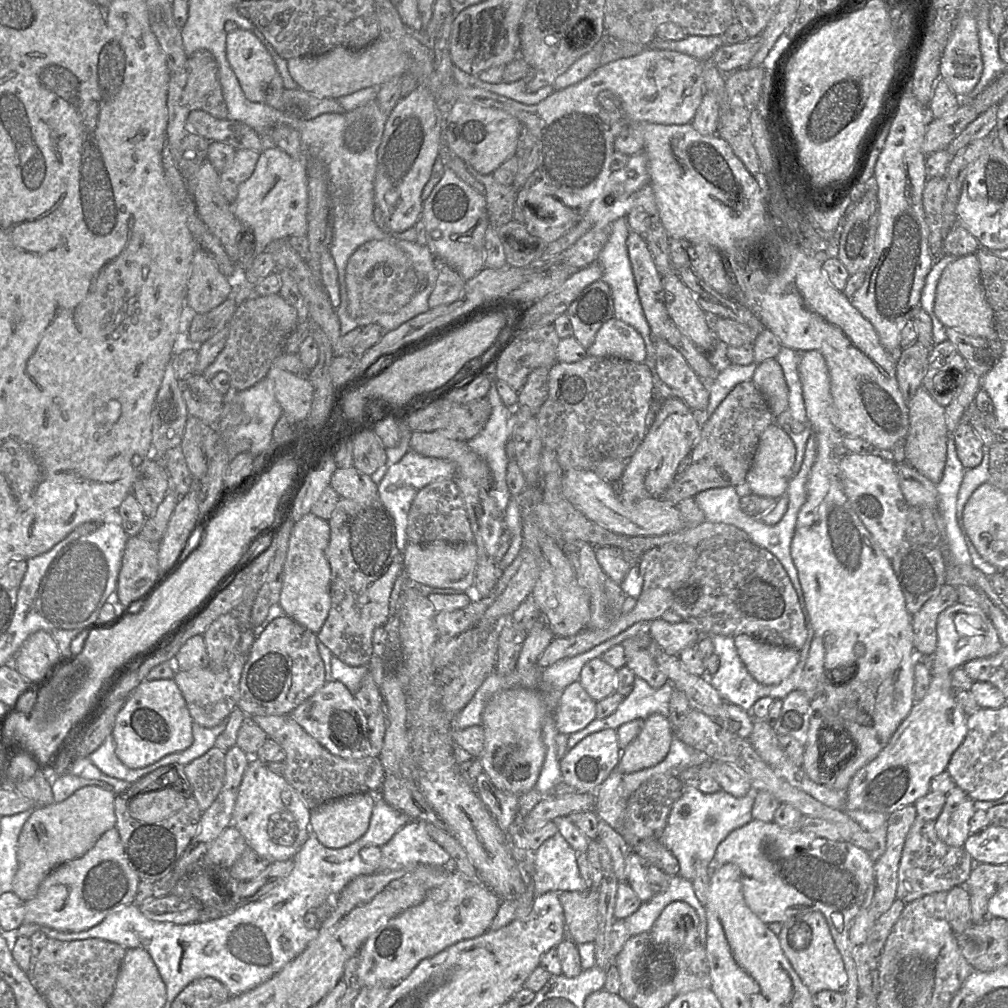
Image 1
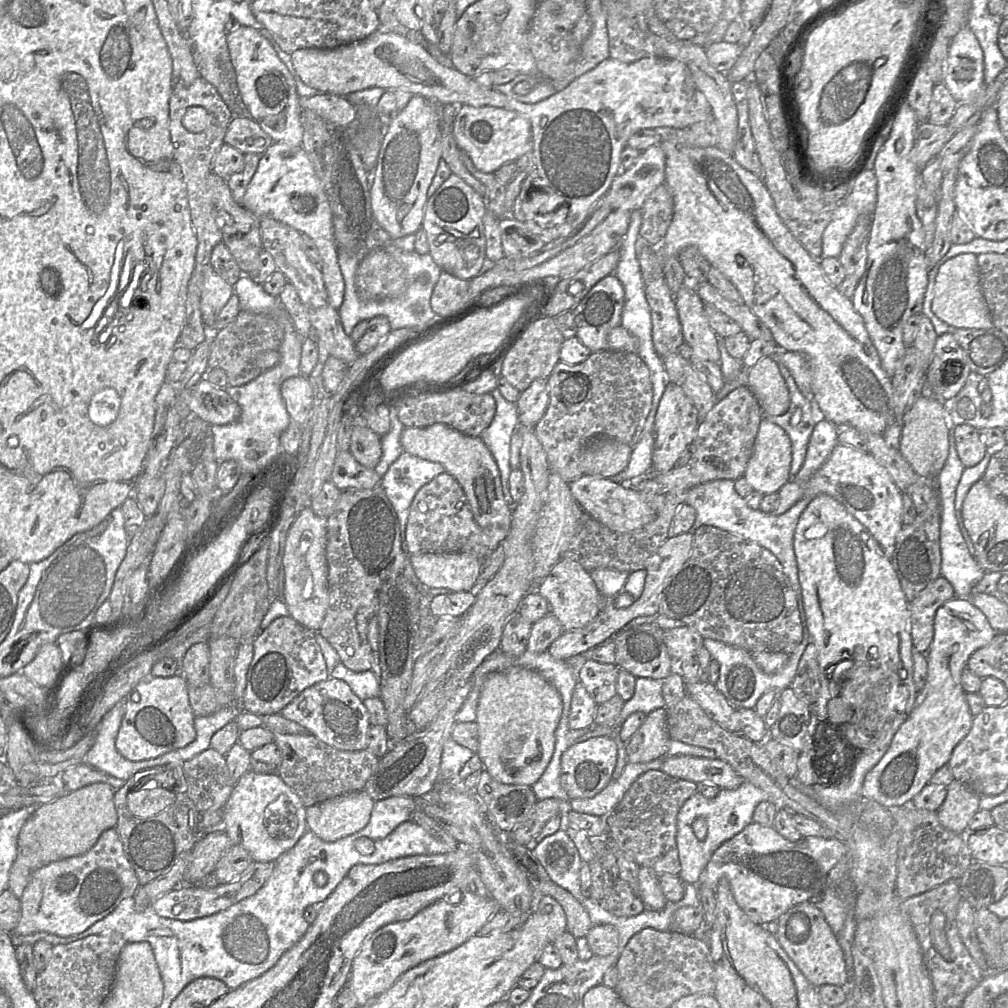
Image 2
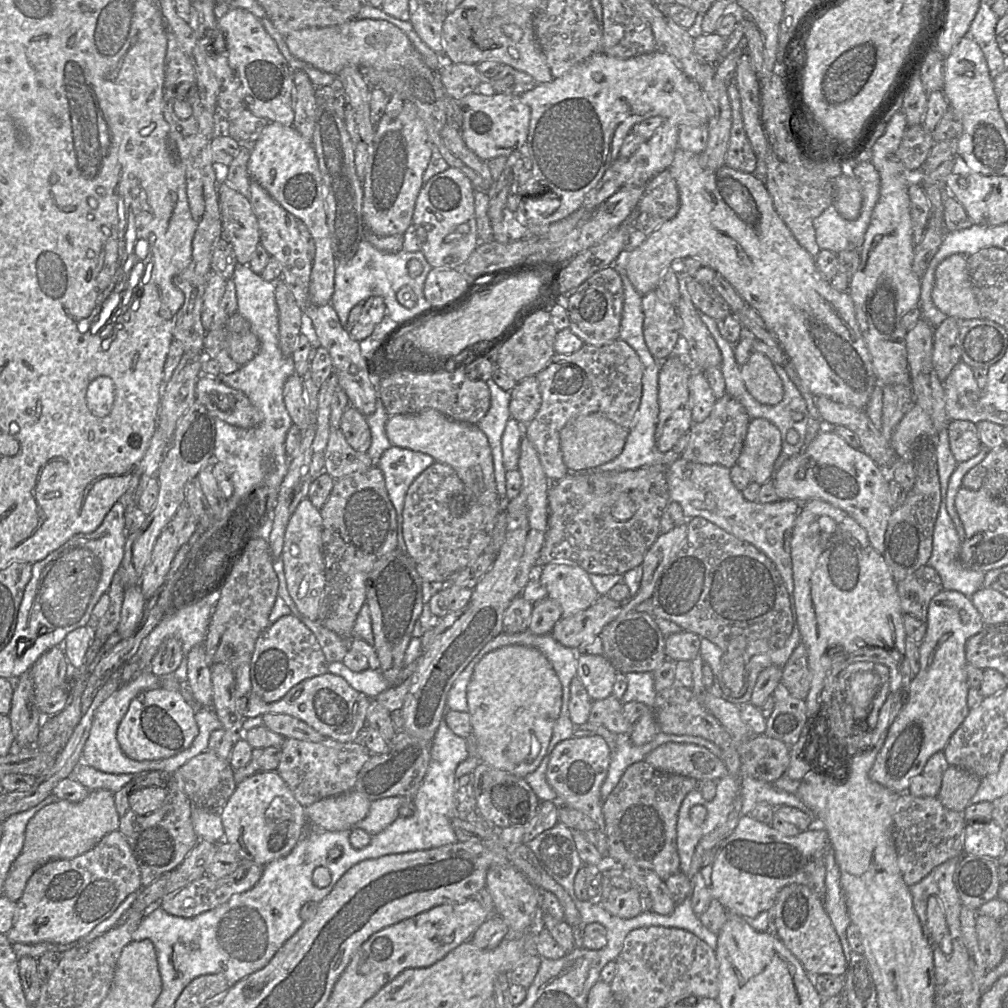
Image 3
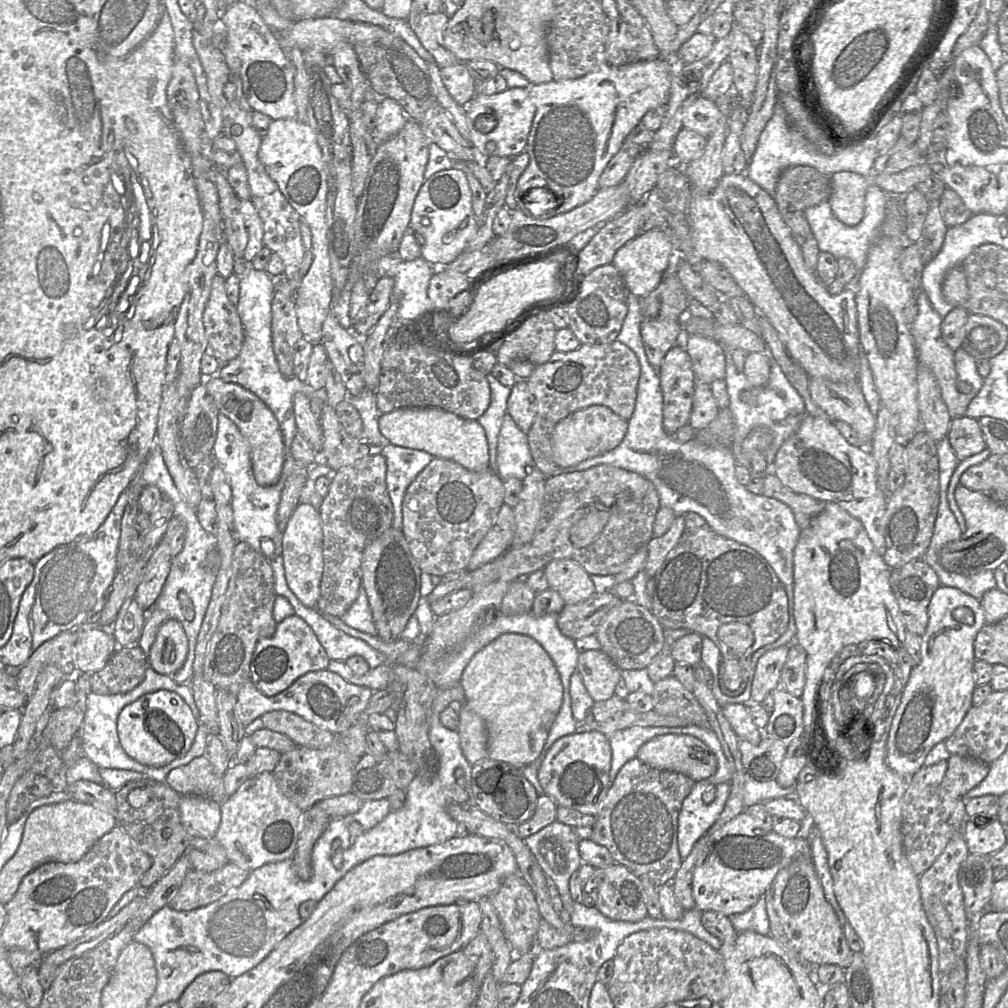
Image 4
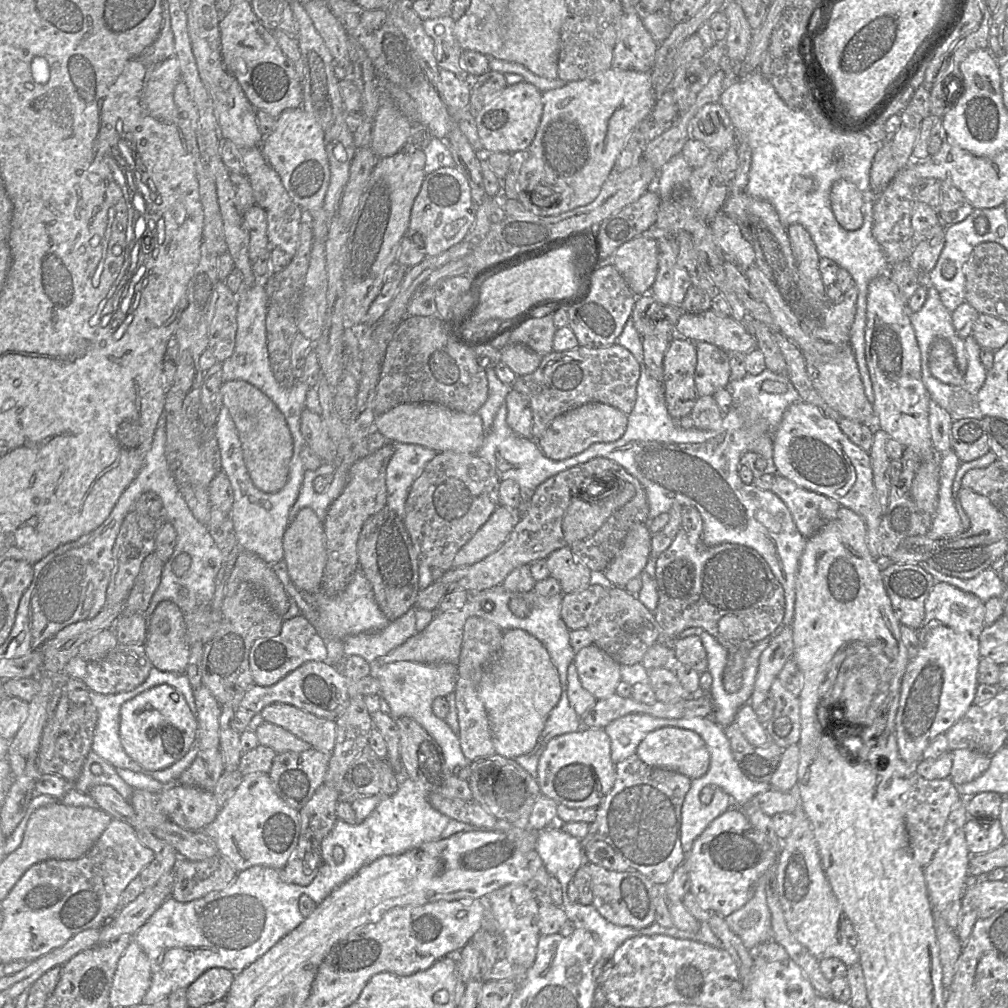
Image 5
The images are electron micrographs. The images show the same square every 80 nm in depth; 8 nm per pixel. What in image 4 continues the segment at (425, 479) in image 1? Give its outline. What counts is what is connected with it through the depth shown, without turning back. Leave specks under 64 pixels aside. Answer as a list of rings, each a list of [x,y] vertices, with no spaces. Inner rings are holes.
[[[389,443],[381,450],[381,454],[386,459],[386,486],[393,506],[393,524],[396,530],[403,529],[402,523],[402,502],[409,485],[417,475],[433,460],[433,456],[421,450],[404,448]]]

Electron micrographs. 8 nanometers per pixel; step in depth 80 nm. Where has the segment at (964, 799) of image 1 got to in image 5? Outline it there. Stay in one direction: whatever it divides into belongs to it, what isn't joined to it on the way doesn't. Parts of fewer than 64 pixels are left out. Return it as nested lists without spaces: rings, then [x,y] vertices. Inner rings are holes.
[[[956,749],[951,753],[952,767],[949,778],[955,785],[973,781],[990,766],[991,758],[985,753],[971,749]]]

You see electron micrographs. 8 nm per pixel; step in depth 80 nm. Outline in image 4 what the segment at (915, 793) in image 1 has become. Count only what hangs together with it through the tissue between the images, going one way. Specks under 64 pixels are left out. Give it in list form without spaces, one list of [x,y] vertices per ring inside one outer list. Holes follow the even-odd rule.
[[[940,585],[932,595],[928,617],[926,631],[921,636],[921,661],[913,667],[904,687],[887,742],[888,766],[907,778],[924,765],[933,746],[953,734],[973,706],[972,695],[976,687],[974,641],[986,625],[985,611],[978,599],[958,588],[944,585]],[[959,607],[972,610],[973,624],[963,624],[954,618],[953,611]]]

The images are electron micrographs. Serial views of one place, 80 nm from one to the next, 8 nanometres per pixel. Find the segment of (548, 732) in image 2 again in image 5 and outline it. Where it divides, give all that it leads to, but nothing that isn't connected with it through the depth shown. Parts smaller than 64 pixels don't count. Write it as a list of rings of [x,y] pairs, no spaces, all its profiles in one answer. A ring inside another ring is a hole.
[[[511,629],[504,632],[498,654],[485,668],[478,693],[488,715],[495,753],[513,759],[534,749],[551,711],[560,700],[562,687],[558,670],[544,645],[522,629]]]

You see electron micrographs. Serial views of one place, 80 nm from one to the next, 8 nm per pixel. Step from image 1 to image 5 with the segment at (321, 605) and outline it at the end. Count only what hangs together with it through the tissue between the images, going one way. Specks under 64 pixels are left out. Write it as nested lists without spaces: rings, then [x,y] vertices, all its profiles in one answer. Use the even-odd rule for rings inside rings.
[[[311,508],[301,509],[289,523],[283,536],[283,559],[292,583],[301,591],[311,594],[319,591],[326,562],[323,522]]]

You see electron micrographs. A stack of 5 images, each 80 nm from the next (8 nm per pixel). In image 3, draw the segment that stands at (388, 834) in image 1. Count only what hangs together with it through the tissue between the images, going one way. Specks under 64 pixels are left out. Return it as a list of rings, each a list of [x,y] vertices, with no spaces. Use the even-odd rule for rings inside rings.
[[[387,797],[371,801],[364,819],[355,823],[353,829],[362,829],[371,836],[383,831],[399,817],[399,808],[406,797]]]

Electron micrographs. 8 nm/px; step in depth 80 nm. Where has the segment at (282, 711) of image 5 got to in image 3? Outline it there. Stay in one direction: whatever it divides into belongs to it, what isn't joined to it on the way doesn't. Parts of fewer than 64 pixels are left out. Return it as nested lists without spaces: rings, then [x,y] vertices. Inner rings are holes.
[[[265,713],[262,721],[265,727],[284,738],[310,742],[320,742],[325,739],[323,735],[302,720],[287,714]]]

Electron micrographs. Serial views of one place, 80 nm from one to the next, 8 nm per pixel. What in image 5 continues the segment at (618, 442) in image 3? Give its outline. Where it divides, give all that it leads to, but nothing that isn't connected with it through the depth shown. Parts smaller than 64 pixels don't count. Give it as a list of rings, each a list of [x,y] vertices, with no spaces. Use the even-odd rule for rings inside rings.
[[[592,402],[556,417],[544,434],[535,440],[546,457],[560,461],[573,457],[595,443],[619,440],[628,425],[628,415],[608,404]]]

